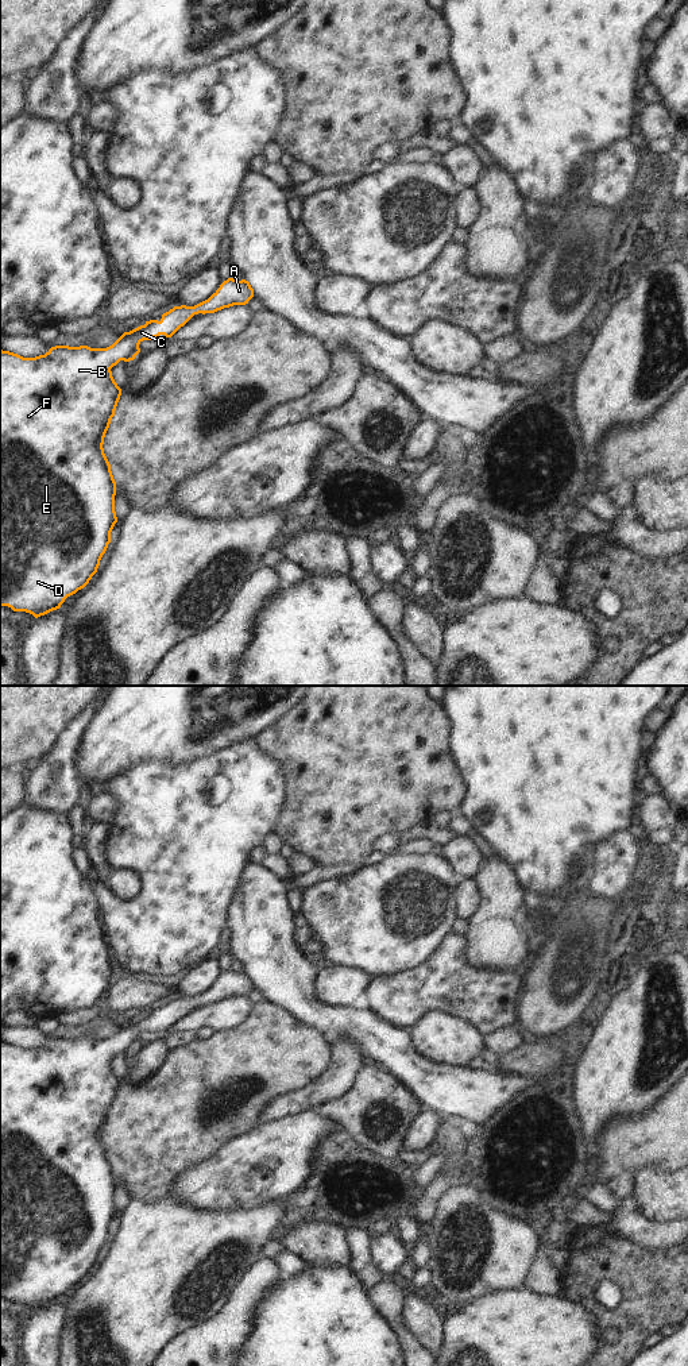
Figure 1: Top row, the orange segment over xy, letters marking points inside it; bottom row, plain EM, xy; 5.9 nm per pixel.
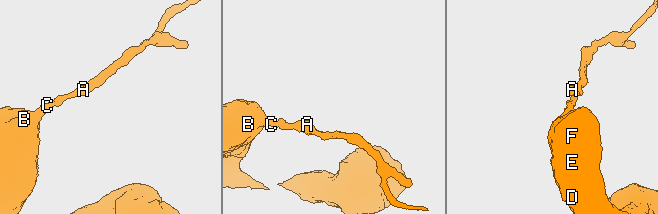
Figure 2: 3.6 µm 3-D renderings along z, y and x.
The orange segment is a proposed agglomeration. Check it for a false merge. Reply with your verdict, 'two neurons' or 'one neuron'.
one neuron

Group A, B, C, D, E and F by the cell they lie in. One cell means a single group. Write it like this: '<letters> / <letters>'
A B C D E F

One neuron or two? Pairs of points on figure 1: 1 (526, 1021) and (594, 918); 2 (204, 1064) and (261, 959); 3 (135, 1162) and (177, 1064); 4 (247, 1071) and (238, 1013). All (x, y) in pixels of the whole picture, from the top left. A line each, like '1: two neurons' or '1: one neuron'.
1: one neuron
2: two neurons
3: one neuron
4: two neurons

